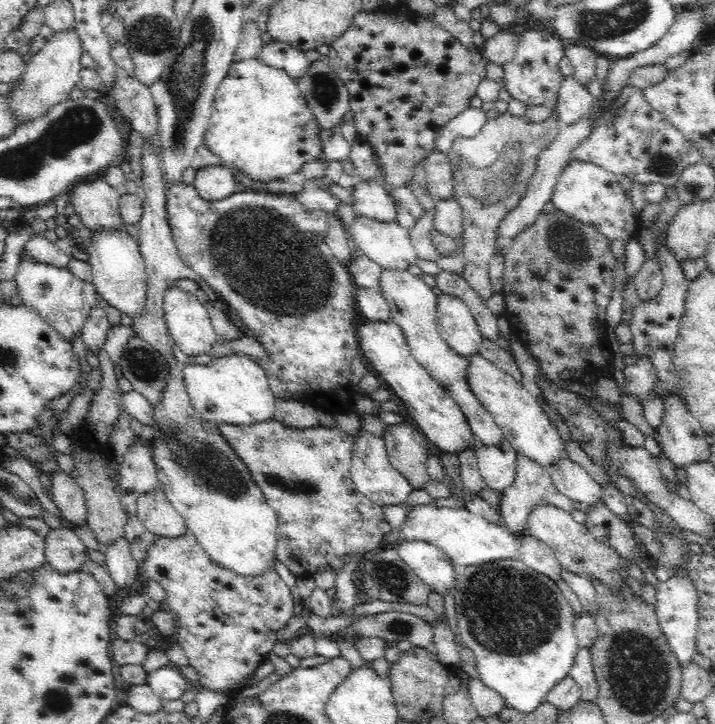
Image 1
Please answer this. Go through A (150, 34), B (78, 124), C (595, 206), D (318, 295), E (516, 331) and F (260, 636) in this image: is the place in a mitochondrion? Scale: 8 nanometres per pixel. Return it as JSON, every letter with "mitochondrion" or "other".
{"A":"mitochondrion","B":"mitochondrion","C":"mitochondrion","D":"mitochondrion","E":"other","F":"other"}

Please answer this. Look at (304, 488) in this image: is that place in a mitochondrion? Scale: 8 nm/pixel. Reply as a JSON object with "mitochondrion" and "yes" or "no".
{"mitochondrion":"yes"}

